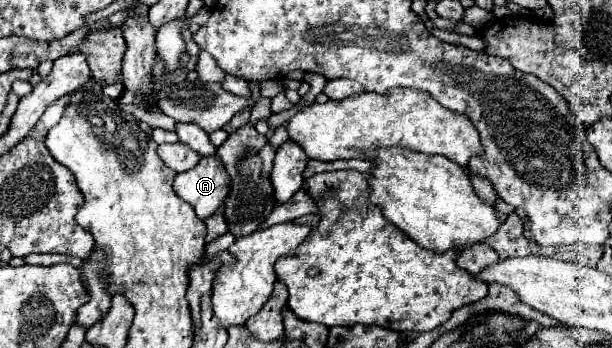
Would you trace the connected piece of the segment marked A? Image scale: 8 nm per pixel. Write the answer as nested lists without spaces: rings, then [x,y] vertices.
[[[216,156],[200,158],[194,168],[176,174],[174,192],[192,204],[200,220],[206,220],[224,204],[228,174]]]

